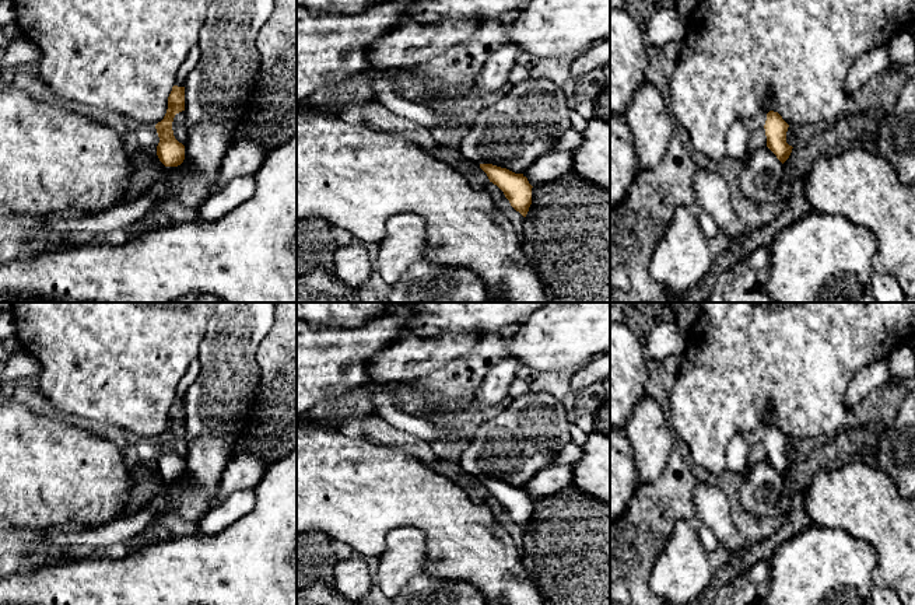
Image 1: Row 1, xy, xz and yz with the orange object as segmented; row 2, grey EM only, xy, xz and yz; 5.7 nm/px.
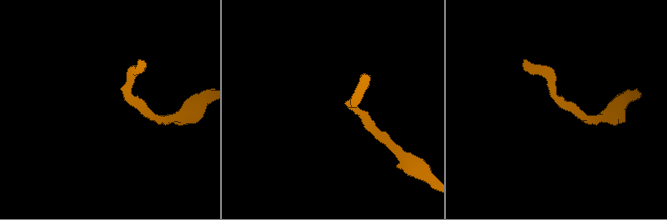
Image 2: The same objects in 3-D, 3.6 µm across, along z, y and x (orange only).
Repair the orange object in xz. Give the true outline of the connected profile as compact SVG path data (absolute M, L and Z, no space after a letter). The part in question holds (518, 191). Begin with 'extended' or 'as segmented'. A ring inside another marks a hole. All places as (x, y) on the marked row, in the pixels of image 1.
as segmented | M480 164L490 182L497 185L509 200L511 206L526 217L532 204L532 185L523 174L515 174L492 164Z

